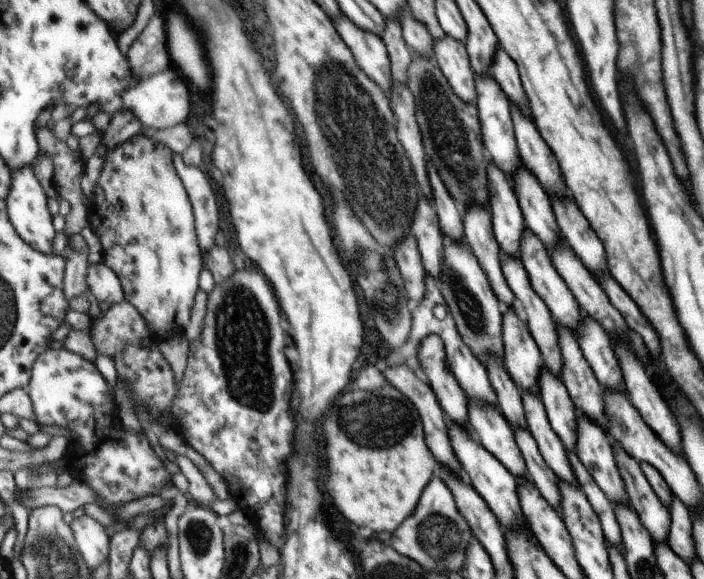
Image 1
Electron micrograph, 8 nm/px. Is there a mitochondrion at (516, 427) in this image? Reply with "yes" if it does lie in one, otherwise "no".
no

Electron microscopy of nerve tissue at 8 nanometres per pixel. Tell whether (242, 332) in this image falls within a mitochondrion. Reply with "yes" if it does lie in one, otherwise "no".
yes

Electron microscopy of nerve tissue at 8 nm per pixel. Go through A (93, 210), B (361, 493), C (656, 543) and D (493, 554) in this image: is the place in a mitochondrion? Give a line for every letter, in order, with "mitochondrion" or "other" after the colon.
A: other
B: other
C: other
D: other

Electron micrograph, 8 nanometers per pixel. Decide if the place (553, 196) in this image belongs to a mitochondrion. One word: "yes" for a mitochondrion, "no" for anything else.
no

